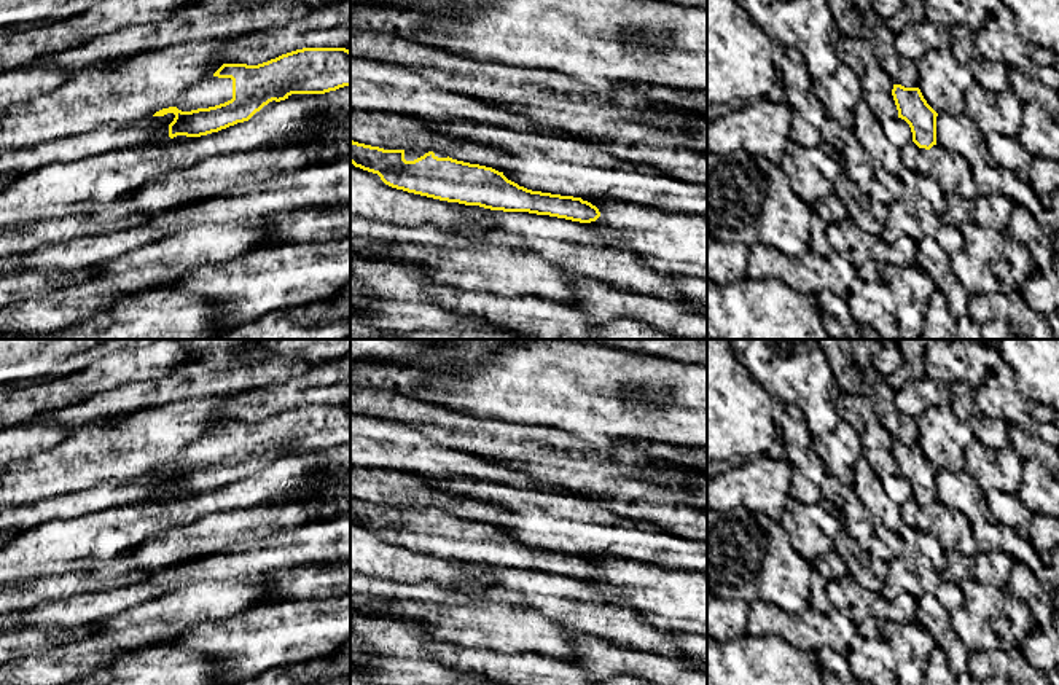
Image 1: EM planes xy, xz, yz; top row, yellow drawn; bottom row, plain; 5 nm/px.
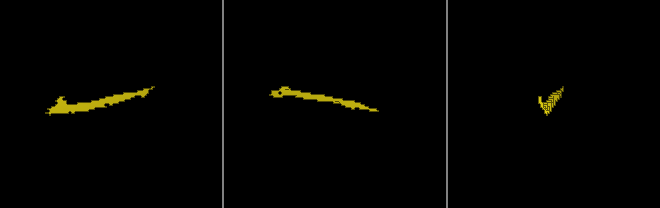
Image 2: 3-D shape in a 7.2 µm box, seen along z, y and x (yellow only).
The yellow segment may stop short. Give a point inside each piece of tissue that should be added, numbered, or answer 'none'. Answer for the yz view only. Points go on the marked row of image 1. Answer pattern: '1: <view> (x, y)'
none

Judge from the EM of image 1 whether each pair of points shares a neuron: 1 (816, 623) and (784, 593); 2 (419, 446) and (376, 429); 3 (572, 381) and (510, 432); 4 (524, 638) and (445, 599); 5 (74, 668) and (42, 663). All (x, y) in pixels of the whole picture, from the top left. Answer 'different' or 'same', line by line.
1: different
2: same
3: different
4: same
5: same

